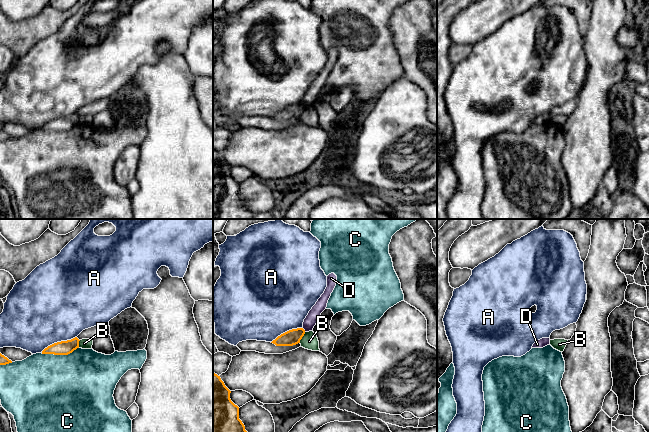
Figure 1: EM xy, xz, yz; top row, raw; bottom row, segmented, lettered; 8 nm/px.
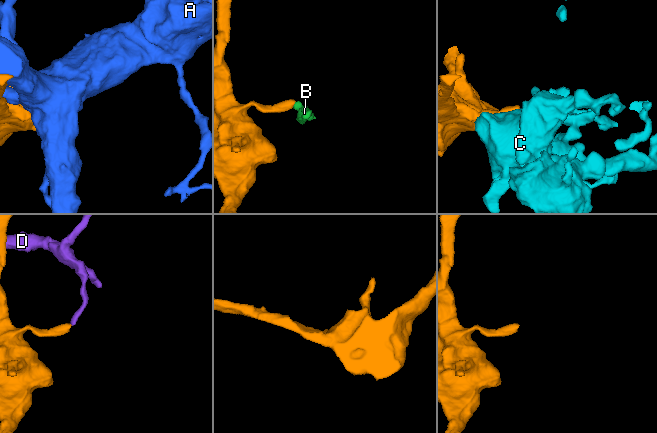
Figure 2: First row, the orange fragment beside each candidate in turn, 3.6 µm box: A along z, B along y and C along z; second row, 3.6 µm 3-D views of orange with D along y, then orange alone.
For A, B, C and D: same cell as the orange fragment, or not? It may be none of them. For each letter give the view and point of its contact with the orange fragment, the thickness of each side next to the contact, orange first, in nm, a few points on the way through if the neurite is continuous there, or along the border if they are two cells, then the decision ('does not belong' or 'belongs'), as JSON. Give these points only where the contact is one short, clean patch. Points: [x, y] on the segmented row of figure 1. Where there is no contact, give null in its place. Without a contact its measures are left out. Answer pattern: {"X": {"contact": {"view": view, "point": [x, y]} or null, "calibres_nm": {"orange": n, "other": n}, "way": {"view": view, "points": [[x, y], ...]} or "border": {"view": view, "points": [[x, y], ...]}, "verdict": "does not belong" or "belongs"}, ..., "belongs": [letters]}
{"A": {"contact": {"view": "xy", "point": [58, 342]}, "calibres_nm": {"orange": 110, "other": 500}, "verdict": "does not belong"}, "B": {"contact": {"view": "xz", "point": [302, 336]}, "calibres_nm": {"orange": 130, "other": 130}, "border": {"view": "xz", "points": [[305, 332], [299, 342]]}, "verdict": "does not belong"}, "C": {"contact": {"view": "xy", "point": [59, 354]}, "calibres_nm": {"orange": 110, "other": 500}, "verdict": "does not belong"}, "D": {"contact": {"view": "xz", "point": [304, 330]}, "calibres_nm": {"orange": 130, "other": 100}, "border": {"view": "xz", "points": [[302, 328], [305, 331]]}, "verdict": "does not belong"}, "belongs": []}

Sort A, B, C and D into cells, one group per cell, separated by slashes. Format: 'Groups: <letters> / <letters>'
Groups: A / B / C / D

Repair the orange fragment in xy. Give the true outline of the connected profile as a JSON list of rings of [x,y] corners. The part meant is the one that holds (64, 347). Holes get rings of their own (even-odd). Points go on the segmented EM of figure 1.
[[[77,337],[54,343],[42,351],[42,354],[68,355],[79,348],[79,339]]]

